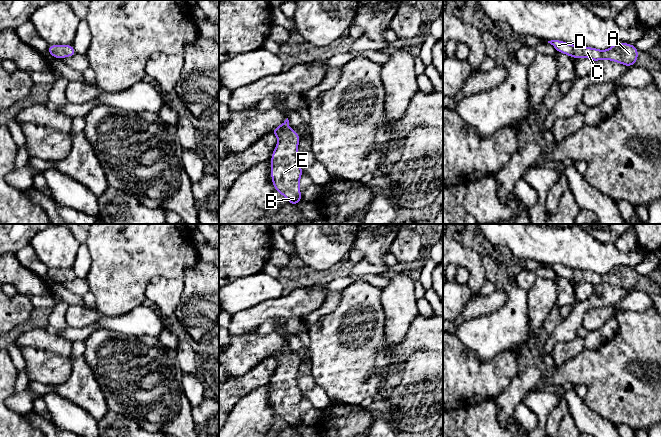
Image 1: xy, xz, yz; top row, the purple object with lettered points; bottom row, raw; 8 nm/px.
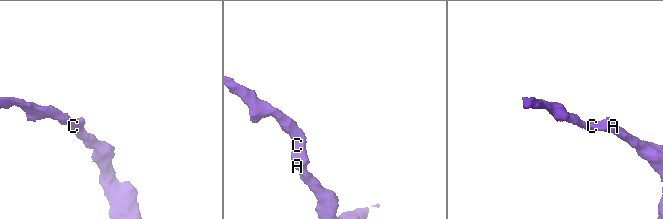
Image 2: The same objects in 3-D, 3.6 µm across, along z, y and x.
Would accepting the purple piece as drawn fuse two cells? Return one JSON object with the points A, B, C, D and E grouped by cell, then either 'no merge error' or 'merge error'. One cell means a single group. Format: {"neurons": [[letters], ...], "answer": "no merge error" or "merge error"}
{"neurons": [["A", "B", "C", "D", "E"]], "answer": "no merge error"}

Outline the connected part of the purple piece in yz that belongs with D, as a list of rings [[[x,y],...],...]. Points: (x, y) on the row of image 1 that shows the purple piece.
[[[561,40],[548,41],[557,52],[566,54],[573,58],[589,58],[596,62],[598,60],[610,60],[623,64],[627,67],[636,65],[639,51],[635,45],[617,42],[607,50],[599,50],[593,47],[572,45]]]

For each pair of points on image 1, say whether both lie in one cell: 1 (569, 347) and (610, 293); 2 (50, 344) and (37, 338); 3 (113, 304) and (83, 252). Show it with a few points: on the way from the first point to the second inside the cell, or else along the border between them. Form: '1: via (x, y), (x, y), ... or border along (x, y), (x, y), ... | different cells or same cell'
1: border along (576, 335), (572, 339), (559, 342), (555, 346) | different cells
2: via (47, 341), (40, 338) | same cell
3: border along (85, 243), (91, 260), (86, 278) | different cells

